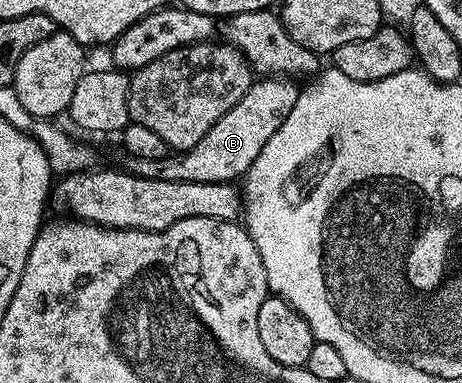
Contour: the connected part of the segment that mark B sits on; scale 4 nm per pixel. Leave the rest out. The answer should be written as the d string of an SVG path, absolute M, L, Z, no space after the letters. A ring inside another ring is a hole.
M290 78L255 79L248 94L244 94L244 98L240 98L240 102L236 102L236 106L232 106L232 110L228 110L228 114L224 114L224 118L220 118L220 122L216 122L216 126L212 126L212 130L208 130L208 134L204 134L204 138L200 138L200 142L196 142L188 152L168 154L163 160L131 159L129 171L144 178L180 182L229 184L241 181L246 171L257 162L268 138L272 138L272 134L284 126L284 118L292 114L292 106L296 106L300 91L299 85L294 84L297 83Z

